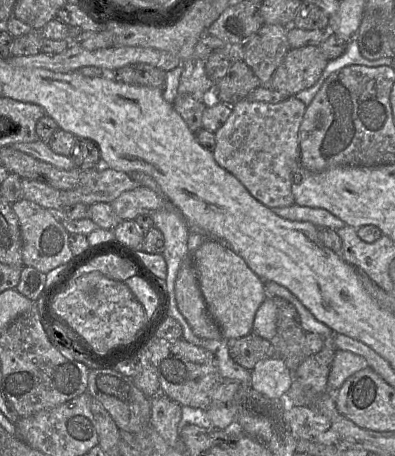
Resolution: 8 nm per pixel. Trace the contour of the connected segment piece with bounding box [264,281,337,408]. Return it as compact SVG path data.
M269 281L264 283L264 287L266 290L266 297L280 297L294 305L299 313L300 326L304 332L317 333L323 339L322 349L318 353L307 357L293 373L293 383L290 389L286 392L285 396L285 401L288 405L315 408L317 399L323 393L328 391L328 375L330 373L335 351L337 350L333 341L333 336L335 333L330 327L318 321L313 314L298 300L298 298L284 286L273 281Z

